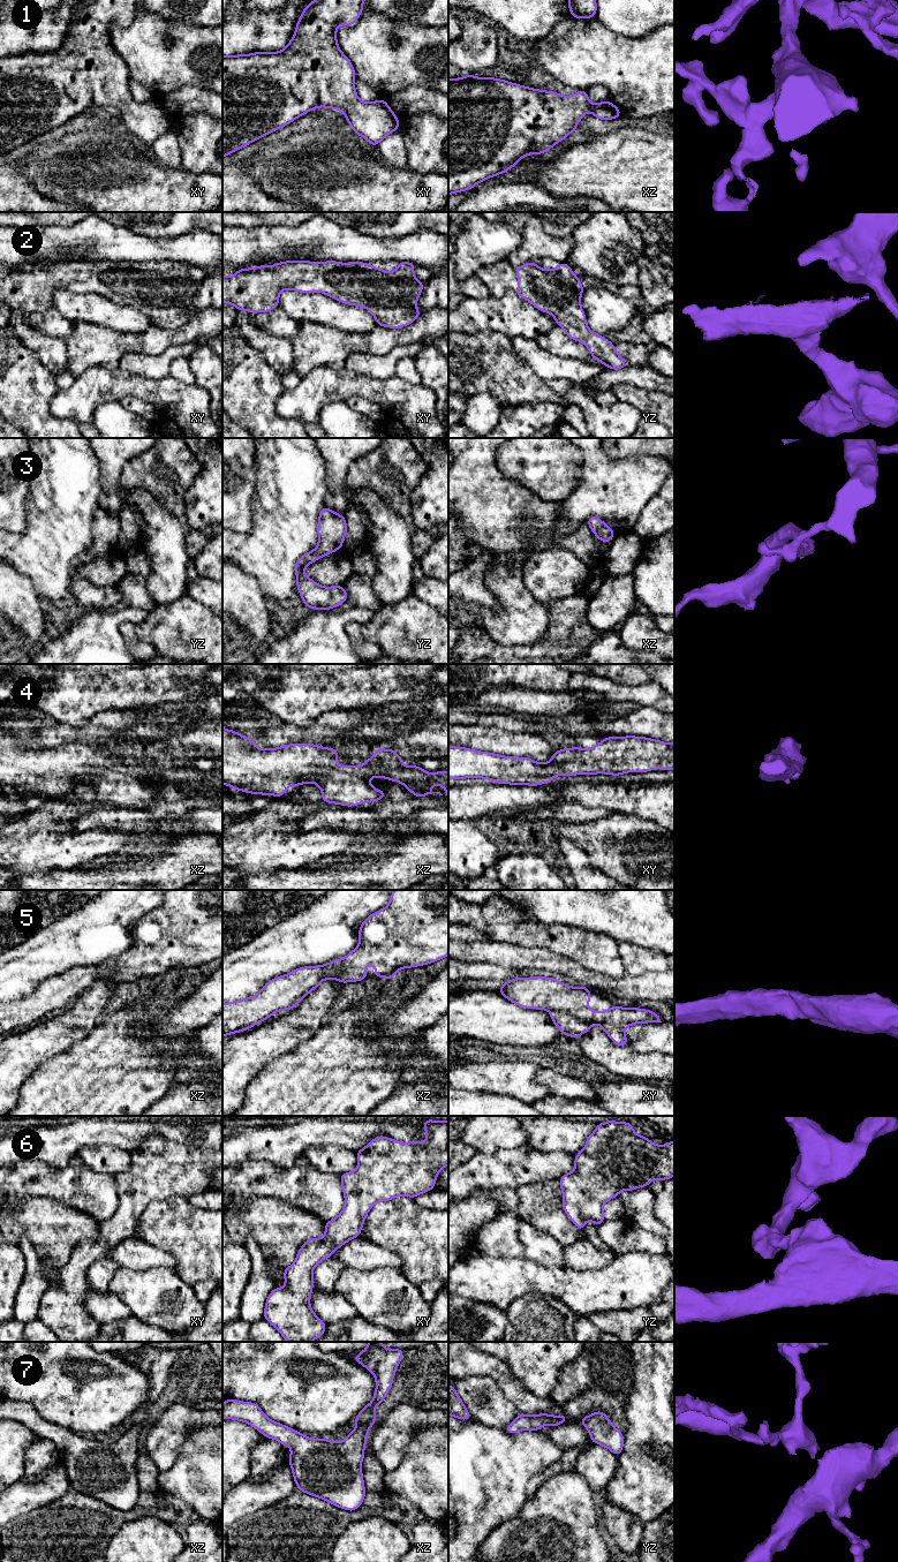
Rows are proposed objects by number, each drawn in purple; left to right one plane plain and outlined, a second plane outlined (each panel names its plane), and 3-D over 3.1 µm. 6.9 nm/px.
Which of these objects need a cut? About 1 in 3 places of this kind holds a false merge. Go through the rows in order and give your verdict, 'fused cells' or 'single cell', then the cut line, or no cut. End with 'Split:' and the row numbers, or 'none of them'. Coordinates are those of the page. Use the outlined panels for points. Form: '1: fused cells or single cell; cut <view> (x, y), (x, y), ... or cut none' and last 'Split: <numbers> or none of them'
1: single cell; cut none
2: single cell; cut none
3: single cell; cut none
4: single cell; cut none
5: single cell; cut none
6: single cell; cut none
7: single cell; cut none
Split: none of them

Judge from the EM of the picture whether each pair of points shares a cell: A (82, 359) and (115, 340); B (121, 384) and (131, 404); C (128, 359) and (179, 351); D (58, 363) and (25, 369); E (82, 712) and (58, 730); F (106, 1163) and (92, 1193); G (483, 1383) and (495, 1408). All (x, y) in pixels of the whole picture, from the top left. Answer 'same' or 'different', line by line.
A: same
B: different
C: same
D: different
E: different
F: different
G: same

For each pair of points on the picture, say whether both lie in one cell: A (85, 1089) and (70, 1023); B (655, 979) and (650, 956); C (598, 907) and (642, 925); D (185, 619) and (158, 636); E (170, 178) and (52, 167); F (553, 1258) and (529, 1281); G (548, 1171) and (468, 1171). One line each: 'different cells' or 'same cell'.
A: different cells
B: different cells
C: same cell
D: same cell
E: same cell
F: different cells
G: same cell

